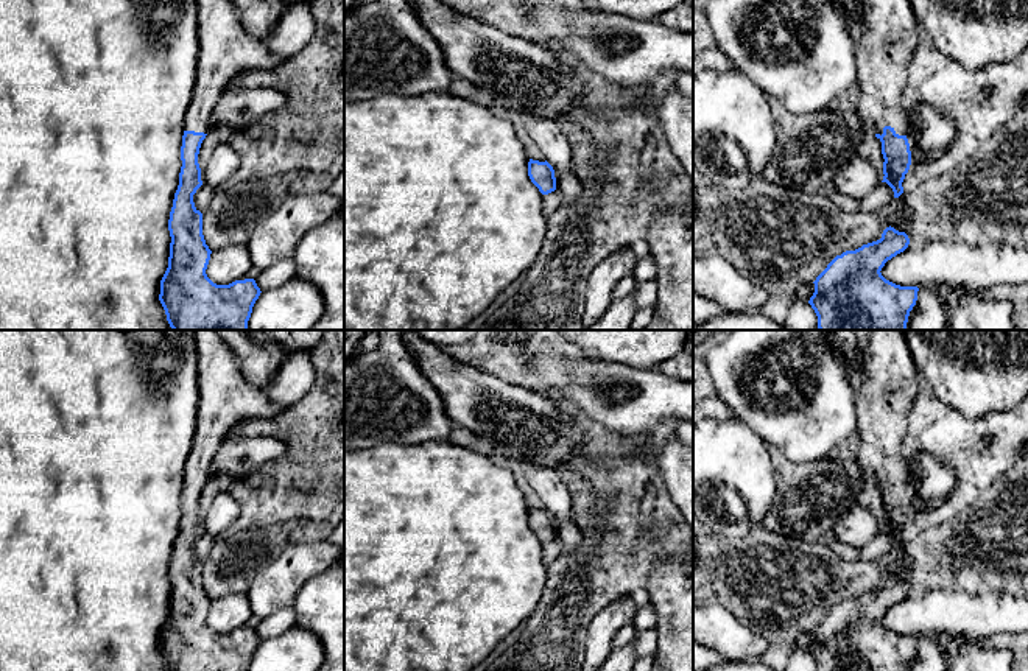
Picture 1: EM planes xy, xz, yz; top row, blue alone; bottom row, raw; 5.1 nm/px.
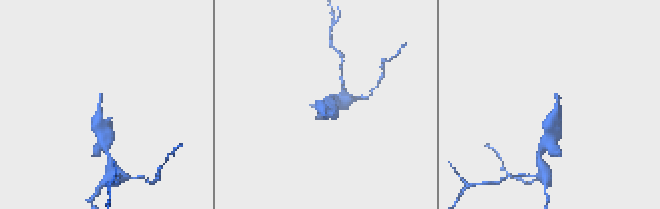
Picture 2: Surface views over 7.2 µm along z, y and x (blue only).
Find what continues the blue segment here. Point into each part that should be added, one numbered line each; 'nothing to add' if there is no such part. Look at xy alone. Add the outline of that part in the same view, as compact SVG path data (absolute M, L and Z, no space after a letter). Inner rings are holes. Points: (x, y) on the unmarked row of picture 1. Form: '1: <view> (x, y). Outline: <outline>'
1: xy (226, 396). Outline: M217 330L193 332L198 358L198 417L185 480L207 483L215 453L229 430L246 417L273 417L283 408L241 372L229 344Z

